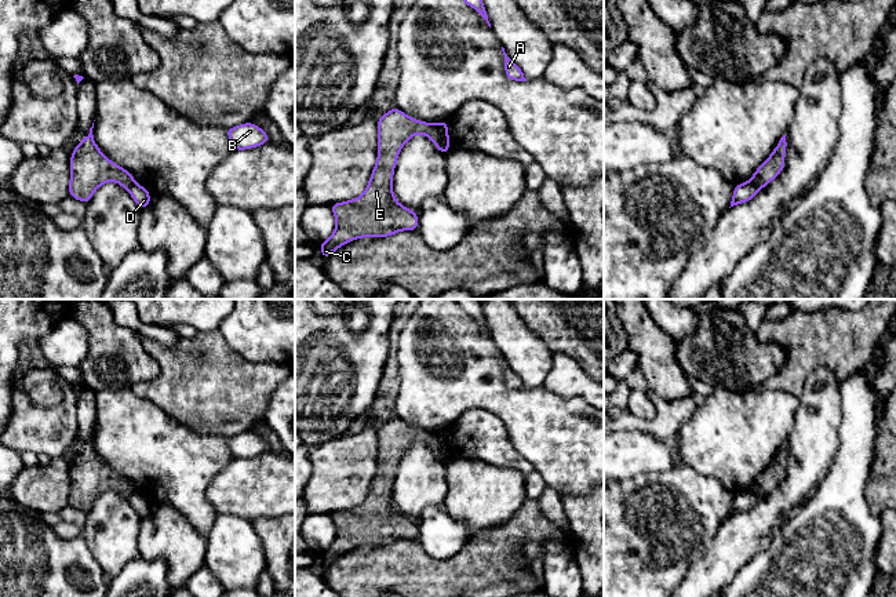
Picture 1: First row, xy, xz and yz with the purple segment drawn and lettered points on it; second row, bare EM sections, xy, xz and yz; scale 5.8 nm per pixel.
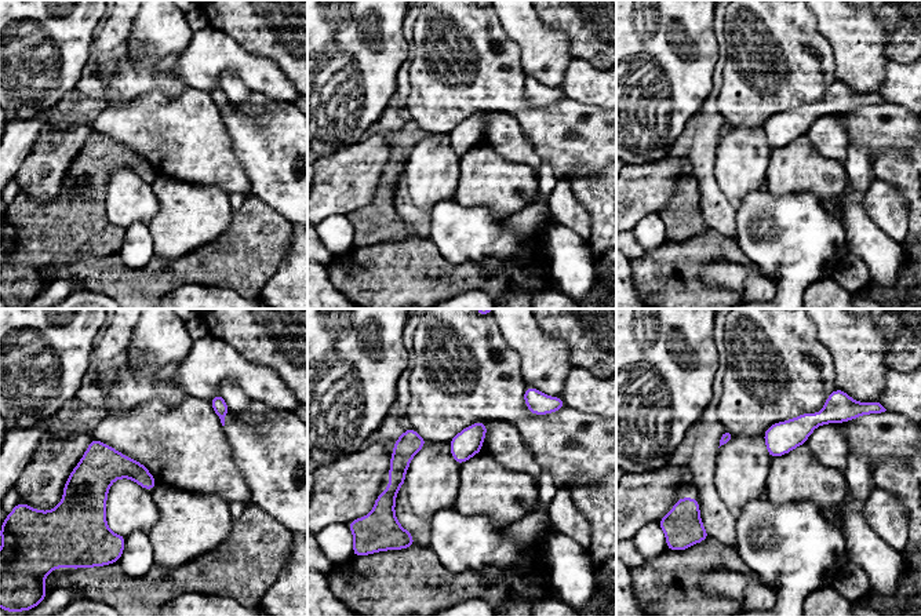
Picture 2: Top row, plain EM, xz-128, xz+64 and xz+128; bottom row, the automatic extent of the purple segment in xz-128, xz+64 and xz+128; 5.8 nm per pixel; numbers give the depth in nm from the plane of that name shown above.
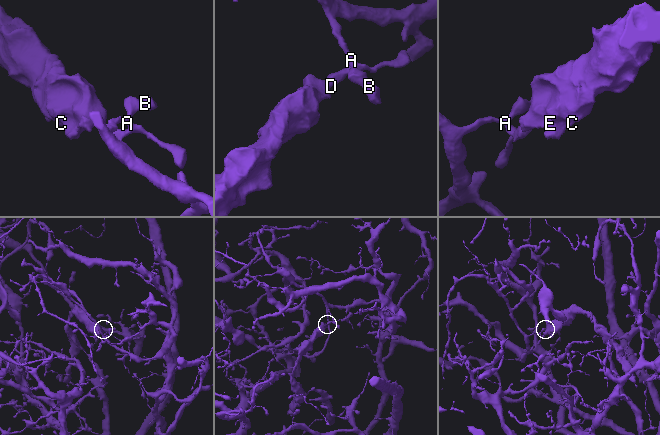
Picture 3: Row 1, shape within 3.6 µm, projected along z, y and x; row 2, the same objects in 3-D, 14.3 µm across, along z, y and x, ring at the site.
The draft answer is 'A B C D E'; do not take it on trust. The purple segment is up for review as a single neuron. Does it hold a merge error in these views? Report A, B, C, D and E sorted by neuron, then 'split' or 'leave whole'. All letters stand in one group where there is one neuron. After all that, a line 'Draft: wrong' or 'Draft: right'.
A B D / C E; split
Draft: wrong

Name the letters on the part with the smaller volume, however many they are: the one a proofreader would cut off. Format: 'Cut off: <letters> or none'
Cut off: C, E

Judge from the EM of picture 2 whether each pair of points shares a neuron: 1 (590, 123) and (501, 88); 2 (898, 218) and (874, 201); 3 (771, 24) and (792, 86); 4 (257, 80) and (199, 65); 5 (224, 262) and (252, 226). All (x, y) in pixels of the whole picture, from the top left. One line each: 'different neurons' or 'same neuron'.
1: same neuron
2: same neuron
3: same neuron
4: same neuron
5: same neuron

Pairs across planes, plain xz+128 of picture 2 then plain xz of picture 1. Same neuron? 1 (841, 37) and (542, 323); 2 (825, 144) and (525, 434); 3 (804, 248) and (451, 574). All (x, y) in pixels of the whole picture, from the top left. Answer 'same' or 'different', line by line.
1: different
2: different
3: different

